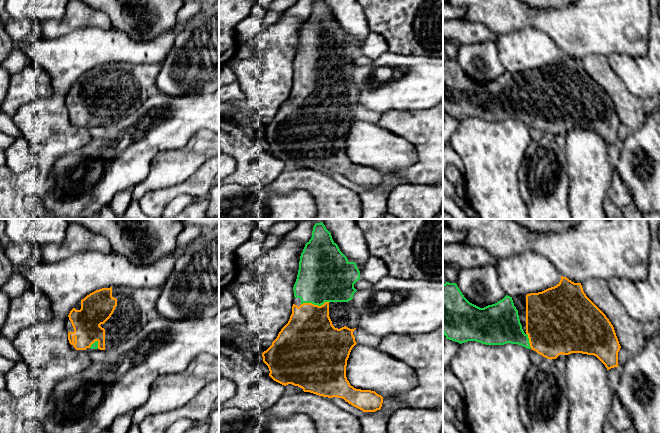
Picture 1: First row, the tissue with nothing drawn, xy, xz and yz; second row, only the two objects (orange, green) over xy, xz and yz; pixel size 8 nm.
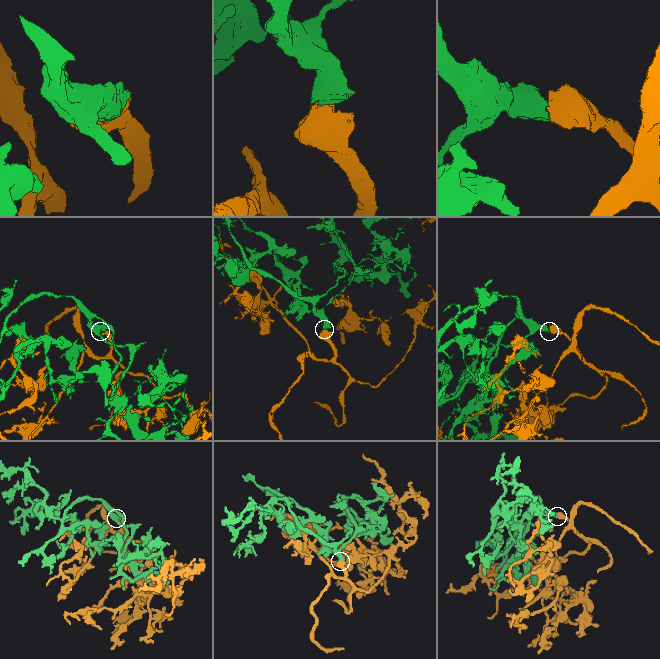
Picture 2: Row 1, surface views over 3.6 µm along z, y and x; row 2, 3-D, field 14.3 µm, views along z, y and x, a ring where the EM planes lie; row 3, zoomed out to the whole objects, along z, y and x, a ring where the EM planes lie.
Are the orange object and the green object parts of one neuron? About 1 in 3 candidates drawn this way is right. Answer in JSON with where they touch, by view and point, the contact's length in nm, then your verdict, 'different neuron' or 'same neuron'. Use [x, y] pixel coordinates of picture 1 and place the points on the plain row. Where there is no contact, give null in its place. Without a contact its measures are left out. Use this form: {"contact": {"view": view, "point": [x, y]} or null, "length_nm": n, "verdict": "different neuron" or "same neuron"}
{"contact": {"view": "xz", "point": [315, 81]}, "length_nm": 240, "verdict": "same neuron"}

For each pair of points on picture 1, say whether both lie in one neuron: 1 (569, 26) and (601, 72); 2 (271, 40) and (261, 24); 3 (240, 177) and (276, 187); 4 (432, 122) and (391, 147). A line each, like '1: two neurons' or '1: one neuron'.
1: two neurons
2: two neurons
3: two neurons
4: two neurons

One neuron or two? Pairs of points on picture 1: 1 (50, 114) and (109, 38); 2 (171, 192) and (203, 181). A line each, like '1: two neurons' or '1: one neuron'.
1: one neuron
2: one neuron

